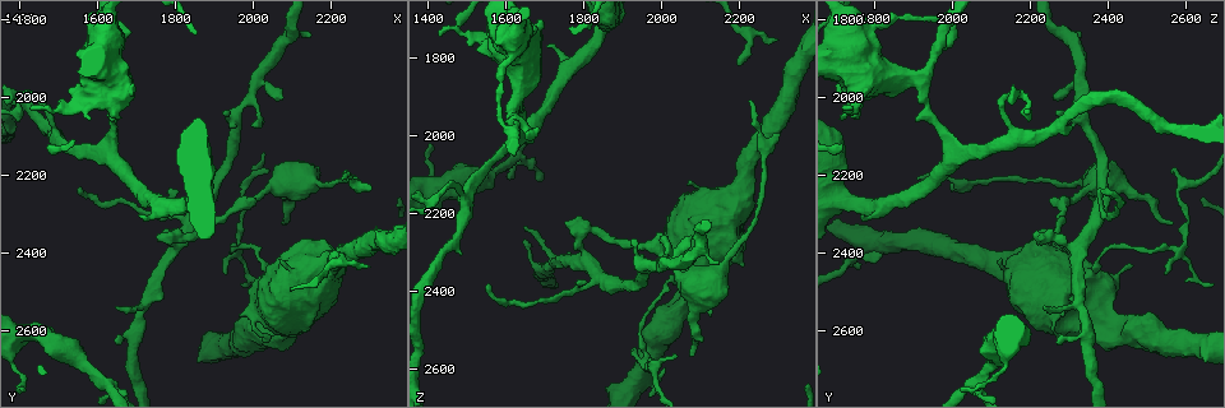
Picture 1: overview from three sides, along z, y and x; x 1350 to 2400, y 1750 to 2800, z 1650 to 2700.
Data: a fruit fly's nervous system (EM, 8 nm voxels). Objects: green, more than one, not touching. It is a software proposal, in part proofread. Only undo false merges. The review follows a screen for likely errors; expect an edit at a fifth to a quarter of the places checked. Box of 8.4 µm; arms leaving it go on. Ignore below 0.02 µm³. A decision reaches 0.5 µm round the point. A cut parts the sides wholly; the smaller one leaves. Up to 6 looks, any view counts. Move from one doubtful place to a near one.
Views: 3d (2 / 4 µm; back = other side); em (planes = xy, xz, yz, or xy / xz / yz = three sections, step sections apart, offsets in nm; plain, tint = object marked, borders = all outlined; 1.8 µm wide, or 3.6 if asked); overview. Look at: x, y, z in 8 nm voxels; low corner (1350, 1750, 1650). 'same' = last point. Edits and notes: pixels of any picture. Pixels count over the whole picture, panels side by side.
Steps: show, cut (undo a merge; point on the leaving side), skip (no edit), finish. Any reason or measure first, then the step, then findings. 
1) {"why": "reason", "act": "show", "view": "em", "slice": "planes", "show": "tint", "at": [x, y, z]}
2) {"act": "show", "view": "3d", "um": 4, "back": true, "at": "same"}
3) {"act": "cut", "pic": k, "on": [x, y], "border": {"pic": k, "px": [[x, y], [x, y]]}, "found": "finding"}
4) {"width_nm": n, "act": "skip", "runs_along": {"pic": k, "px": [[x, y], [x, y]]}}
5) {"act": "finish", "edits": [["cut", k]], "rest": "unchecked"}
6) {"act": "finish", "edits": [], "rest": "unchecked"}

{"why": "abrupt turn", "act": "show", "view": "em", "slice": "xy", "step": 8, "show": "tint", "at": [1965, 2395, 2580]}

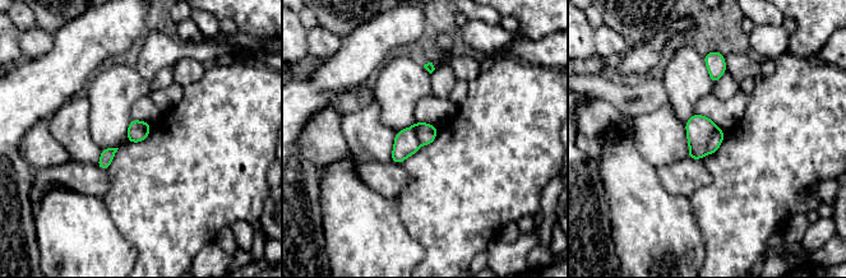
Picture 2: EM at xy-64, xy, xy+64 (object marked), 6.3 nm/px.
{"act": "show", "view": "em", "slice": "xz", "step": 8, "show": "tint", "at": "same"}

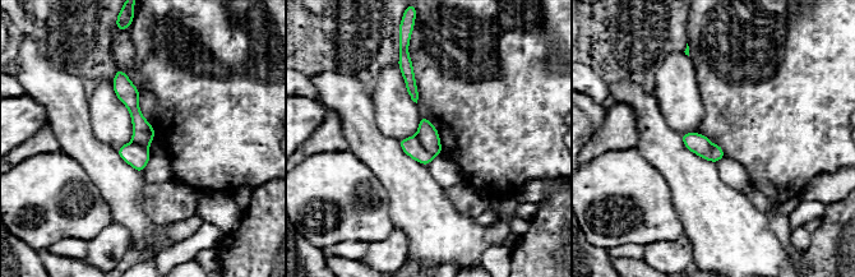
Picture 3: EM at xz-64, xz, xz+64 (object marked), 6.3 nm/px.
{"width_nm": 130, "act": "cut", "pic": 3, "on": [412, 147], "border": {"pic": 3, "px": [[415, 135], [434, 156]]}, "found": "two neurons meet here"}

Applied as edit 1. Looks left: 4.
{"why": "a fork", "act": "show", "view": "3d", "um": 2, "at": [1630, 2745, 2060]}

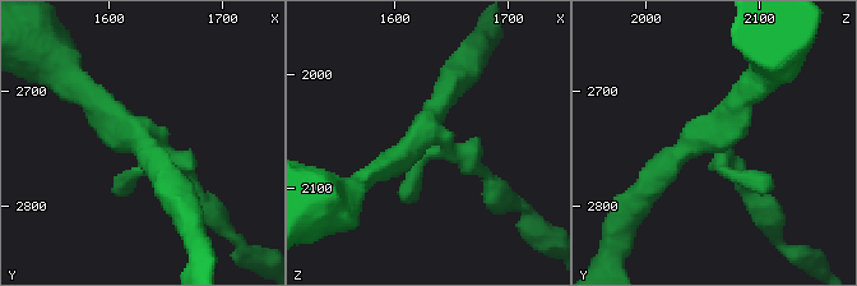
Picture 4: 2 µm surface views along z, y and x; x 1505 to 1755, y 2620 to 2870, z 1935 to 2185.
{"why": "shape alone is not enough", "act": "show", "view": "em", "um": 3.6, "slice": "xy", "step": 4, "show": "tint", "at": [1630, 2742, 2056]}

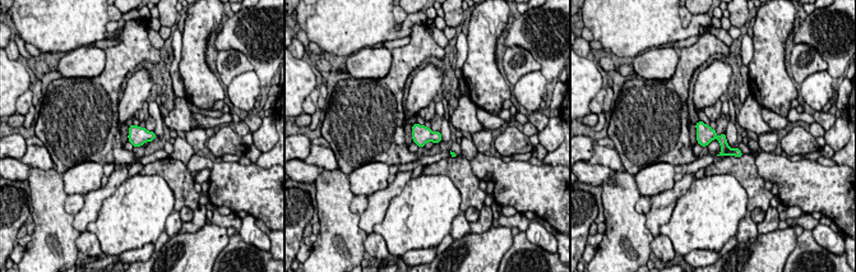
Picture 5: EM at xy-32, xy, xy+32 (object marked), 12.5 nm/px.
{"act": "show", "view": "em", "um": 3.6, "slice": "planes", "show": "borders", "at": "same"}

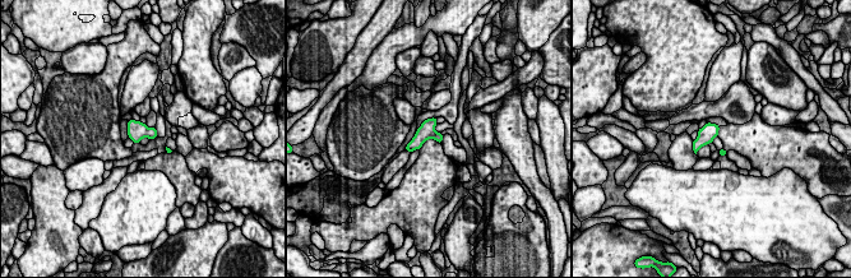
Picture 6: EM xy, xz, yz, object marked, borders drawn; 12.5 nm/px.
{"act": "skip", "found": "all the same neuron"}

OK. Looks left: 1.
{"act": "finish", "edits": [["cut", 3]], "rest": "unchecked"}

